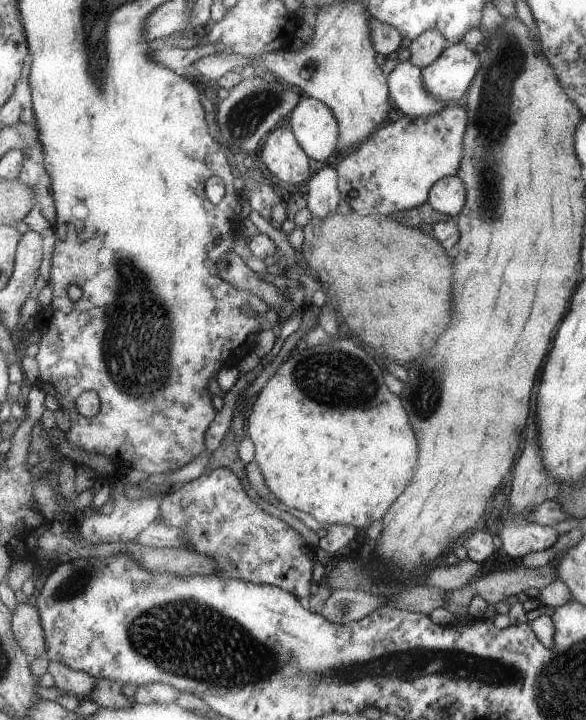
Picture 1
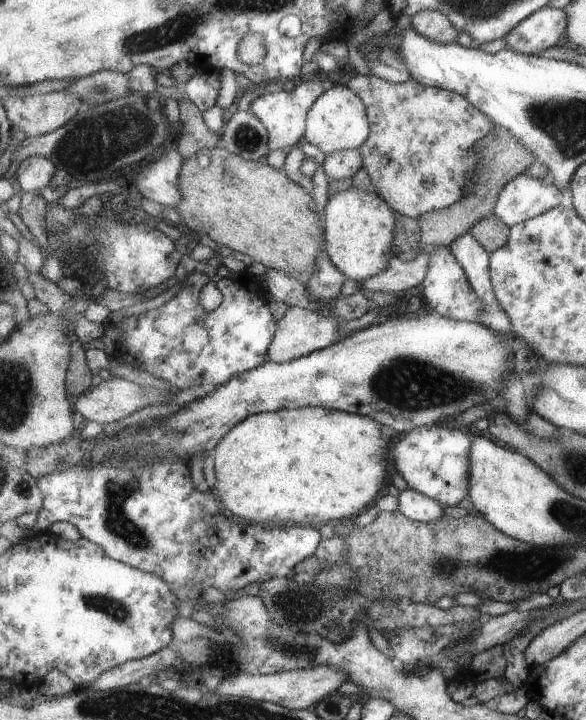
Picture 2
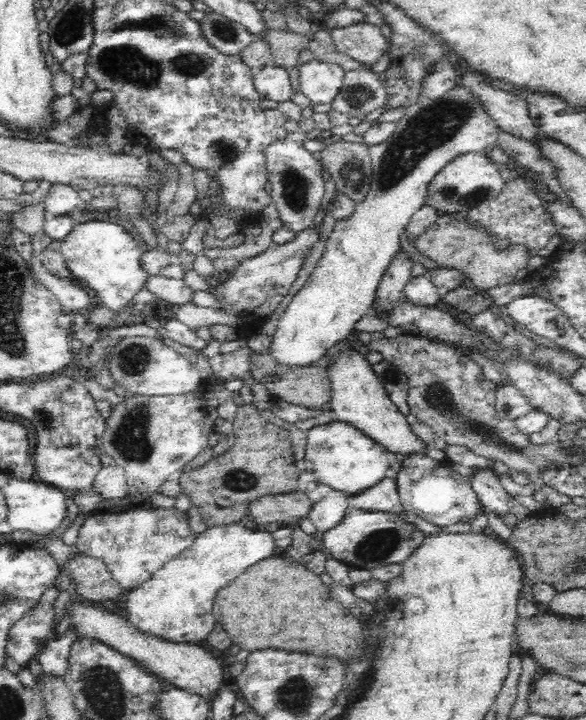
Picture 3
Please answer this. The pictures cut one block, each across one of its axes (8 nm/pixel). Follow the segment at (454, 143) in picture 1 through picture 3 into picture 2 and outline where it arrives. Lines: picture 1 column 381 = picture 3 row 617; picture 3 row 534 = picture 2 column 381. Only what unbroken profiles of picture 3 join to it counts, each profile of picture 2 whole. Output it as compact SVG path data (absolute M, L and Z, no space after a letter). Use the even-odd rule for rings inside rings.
M356 185L336 192L327 200L323 218L329 258L349 279L361 283L380 275L390 267L392 258L398 255L398 213L377 193L357 188Z

